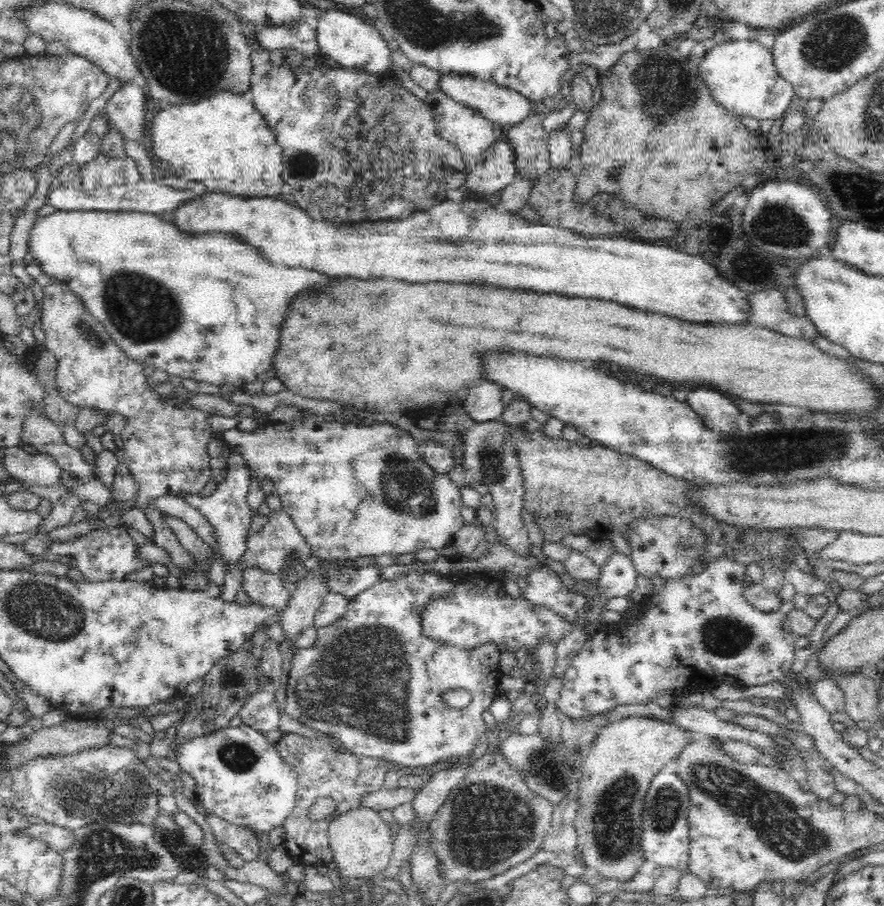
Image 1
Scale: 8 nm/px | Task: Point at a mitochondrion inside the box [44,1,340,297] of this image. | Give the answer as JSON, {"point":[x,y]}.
{"point":[189,55]}

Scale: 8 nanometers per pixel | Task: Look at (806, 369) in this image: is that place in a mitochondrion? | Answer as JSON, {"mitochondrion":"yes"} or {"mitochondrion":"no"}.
{"mitochondrion":"no"}

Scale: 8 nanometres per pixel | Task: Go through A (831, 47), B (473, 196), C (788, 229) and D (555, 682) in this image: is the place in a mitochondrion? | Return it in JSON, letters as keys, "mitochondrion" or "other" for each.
{"A":"mitochondrion","B":"other","C":"mitochondrion","D":"other"}

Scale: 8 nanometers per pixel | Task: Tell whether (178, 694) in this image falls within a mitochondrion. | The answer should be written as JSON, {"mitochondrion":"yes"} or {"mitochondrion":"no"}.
{"mitochondrion":"no"}

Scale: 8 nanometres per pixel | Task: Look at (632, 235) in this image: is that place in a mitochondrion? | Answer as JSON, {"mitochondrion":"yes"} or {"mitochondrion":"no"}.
{"mitochondrion":"no"}

